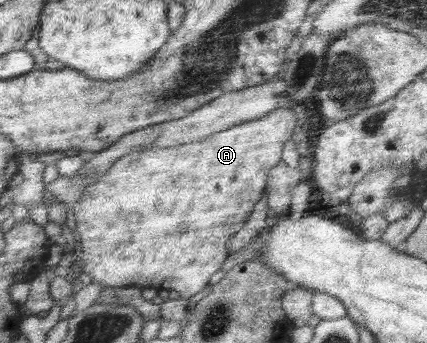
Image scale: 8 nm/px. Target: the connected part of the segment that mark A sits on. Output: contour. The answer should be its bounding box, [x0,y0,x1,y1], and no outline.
[73,108,297,292]

